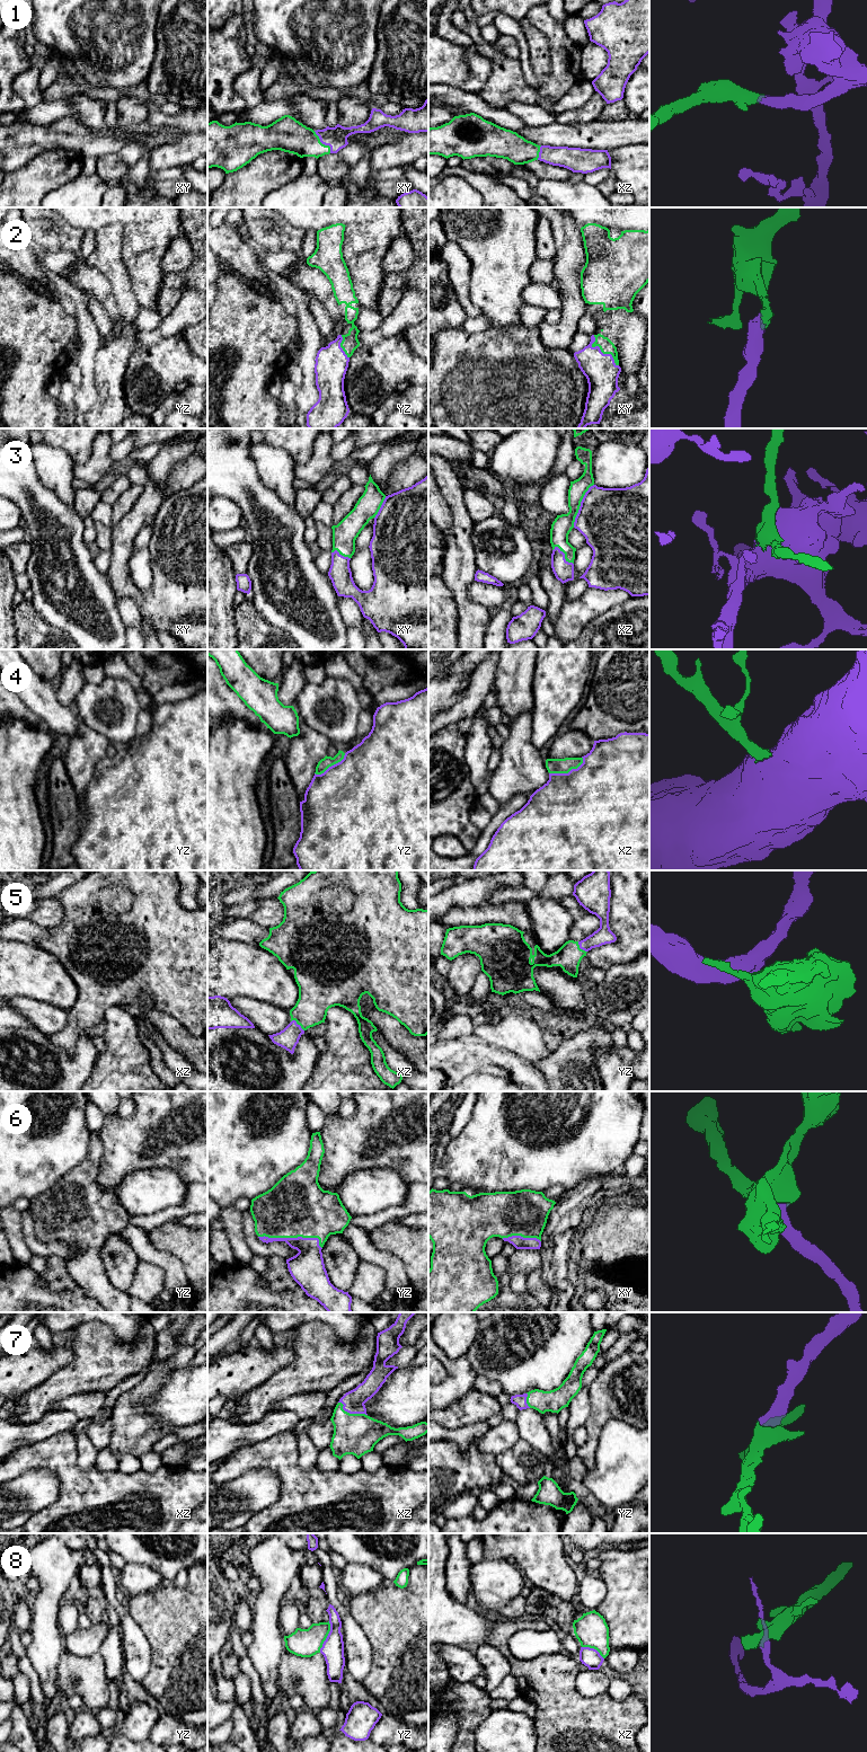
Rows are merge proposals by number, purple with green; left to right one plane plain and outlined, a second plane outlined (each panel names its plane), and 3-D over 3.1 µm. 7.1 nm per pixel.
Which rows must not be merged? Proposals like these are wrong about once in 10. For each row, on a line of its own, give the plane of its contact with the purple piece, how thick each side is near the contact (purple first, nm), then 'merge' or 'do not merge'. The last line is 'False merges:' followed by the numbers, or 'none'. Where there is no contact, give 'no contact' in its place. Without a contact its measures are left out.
1: contact in xy; calibres 160 and 240 nm; merge
2: contact in xy; calibres 240 and 100 nm; merge
3: contact in xz; calibres 460 and 140 nm; merge
4: contact in xz; calibres 500 and 110 nm; merge
5: contact in xz; calibres 150 and 260 nm; merge
6: contact in yz; calibres 240 and 440 nm; merge
7: contact in xz; calibres 150 and 300 nm; merge
8: contact in yz; calibres 160 and 200 nm; do not merge
False merges: 8

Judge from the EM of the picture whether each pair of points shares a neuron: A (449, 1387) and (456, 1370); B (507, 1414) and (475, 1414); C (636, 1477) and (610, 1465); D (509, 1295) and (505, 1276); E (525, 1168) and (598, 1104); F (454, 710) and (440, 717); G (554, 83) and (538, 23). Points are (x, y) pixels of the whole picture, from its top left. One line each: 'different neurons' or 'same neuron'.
A: same neuron
B: different neurons
C: same neuron
D: same neuron
E: same neuron
F: same neuron
G: same neuron

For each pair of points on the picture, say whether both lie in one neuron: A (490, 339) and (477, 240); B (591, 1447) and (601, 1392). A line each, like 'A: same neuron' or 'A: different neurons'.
A: different neurons
B: same neuron

